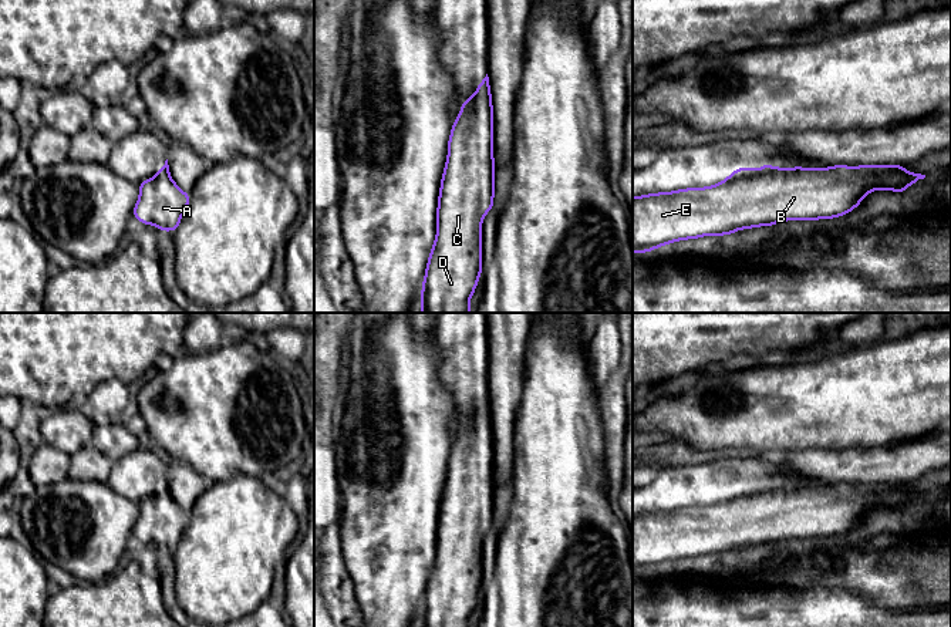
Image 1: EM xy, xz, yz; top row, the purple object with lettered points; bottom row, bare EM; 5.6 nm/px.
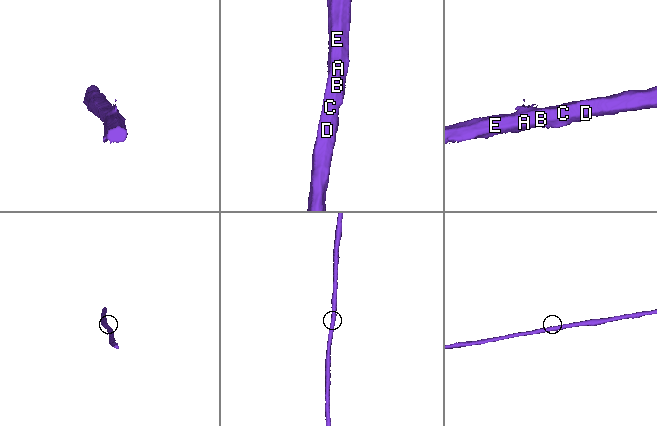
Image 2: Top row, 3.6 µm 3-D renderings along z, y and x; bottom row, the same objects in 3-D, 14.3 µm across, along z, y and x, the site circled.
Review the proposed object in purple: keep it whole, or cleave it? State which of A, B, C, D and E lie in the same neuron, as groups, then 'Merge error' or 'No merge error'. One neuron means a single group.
Groups: A B C D E. No merge error

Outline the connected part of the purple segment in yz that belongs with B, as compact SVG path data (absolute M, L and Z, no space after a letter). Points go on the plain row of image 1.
M903 483L738 486L714 505L633 516L633 572L783 539L837 536L871 509L901 512L924 496Z

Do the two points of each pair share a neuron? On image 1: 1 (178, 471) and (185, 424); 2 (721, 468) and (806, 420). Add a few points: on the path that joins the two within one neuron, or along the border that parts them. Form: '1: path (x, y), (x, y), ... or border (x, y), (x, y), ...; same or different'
1: border (171, 459), (188, 462), (206, 481); different
2: border (754, 452), (724, 454); different

